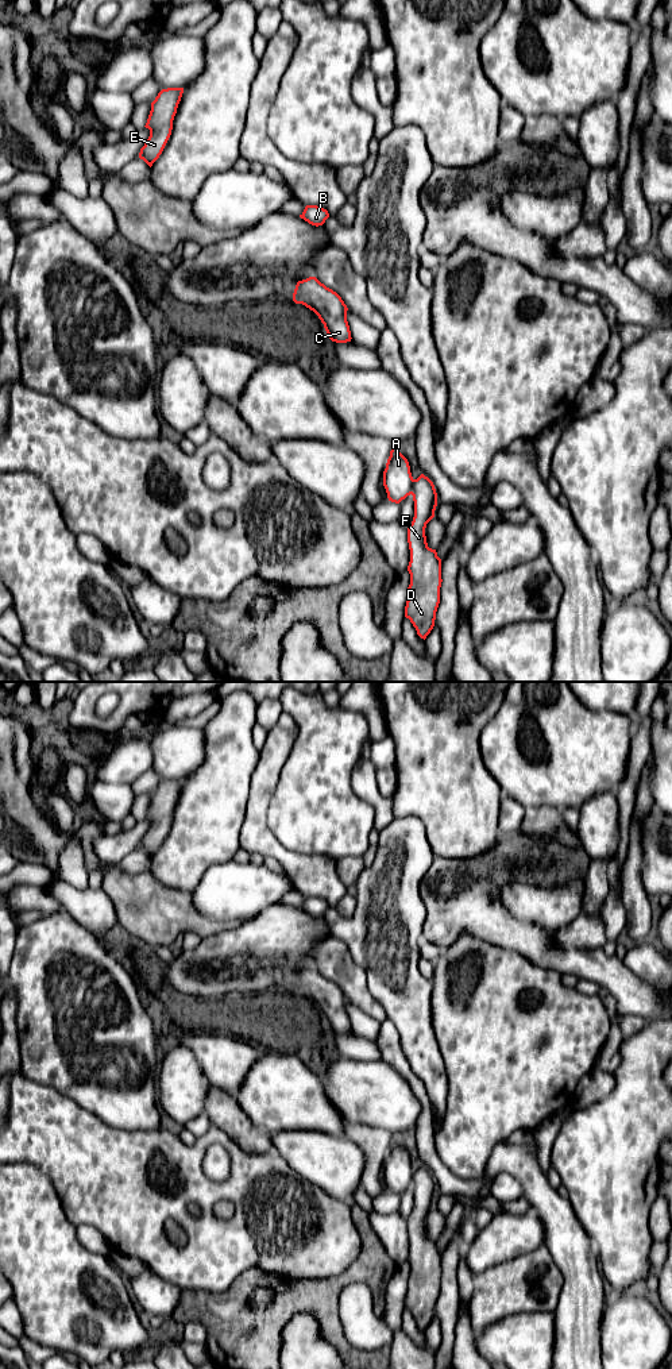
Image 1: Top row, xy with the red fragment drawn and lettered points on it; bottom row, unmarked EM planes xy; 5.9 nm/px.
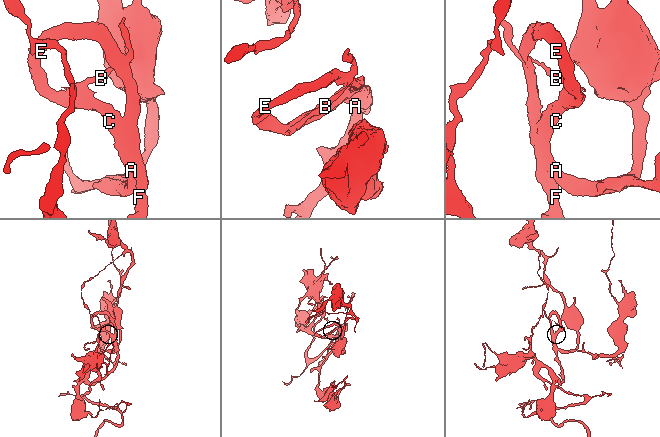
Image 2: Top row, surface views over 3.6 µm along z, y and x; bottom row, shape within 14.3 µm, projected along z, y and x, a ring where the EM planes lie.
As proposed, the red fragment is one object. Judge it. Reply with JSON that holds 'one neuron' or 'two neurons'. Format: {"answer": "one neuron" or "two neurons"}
{"answer": "one neuron"}

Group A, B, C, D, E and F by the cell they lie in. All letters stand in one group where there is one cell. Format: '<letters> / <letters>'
A B C D E F

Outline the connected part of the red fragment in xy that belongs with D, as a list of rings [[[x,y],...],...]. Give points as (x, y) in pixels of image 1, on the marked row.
[[[395,444],[391,447],[383,471],[383,486],[389,501],[395,504],[413,495],[414,517],[408,528],[410,585],[405,617],[410,620],[417,635],[425,640],[435,626],[443,582],[441,559],[436,549],[428,547],[425,536],[426,524],[435,517],[437,493],[433,482],[424,474],[417,479],[412,477],[409,462]]]

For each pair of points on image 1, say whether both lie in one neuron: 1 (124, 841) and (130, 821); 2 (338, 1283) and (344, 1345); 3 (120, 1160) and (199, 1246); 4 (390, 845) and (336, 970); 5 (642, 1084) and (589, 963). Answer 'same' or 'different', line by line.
1: different
2: same
3: same
4: different
5: different

